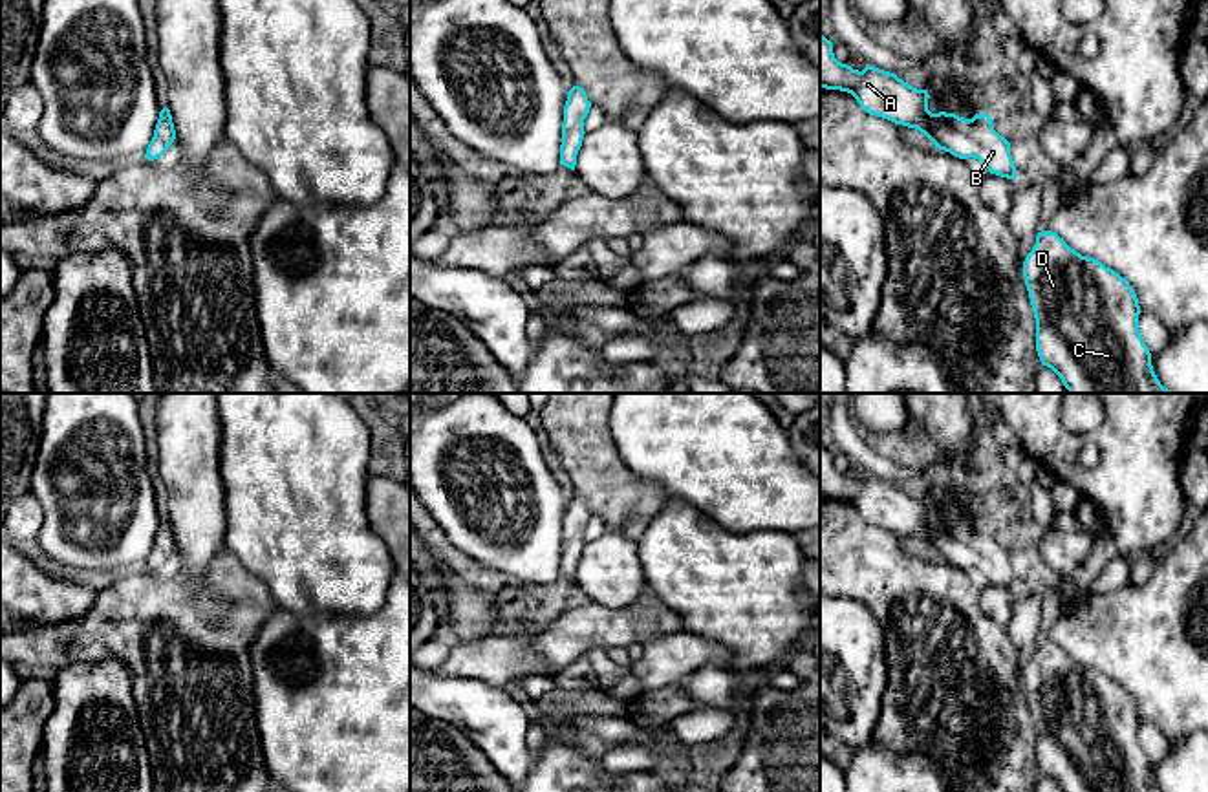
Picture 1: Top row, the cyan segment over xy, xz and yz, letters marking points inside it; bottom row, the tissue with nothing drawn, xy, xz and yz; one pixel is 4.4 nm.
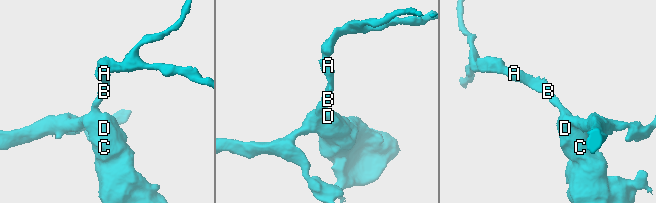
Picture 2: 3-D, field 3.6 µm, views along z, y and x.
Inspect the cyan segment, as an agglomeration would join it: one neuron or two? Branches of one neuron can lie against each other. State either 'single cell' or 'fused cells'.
single cell

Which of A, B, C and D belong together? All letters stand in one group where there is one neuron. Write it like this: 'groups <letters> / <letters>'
groups A B C D

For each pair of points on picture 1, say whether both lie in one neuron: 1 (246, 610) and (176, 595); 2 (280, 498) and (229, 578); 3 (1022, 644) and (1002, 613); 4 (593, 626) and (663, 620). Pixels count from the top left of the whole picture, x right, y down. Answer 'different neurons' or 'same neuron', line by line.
1: same neuron
2: different neurons
3: different neurons
4: same neuron

